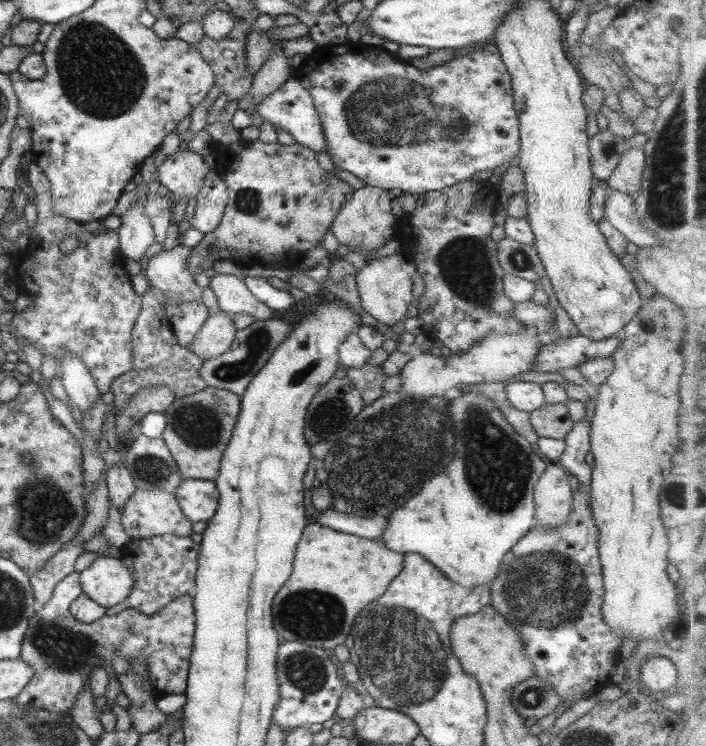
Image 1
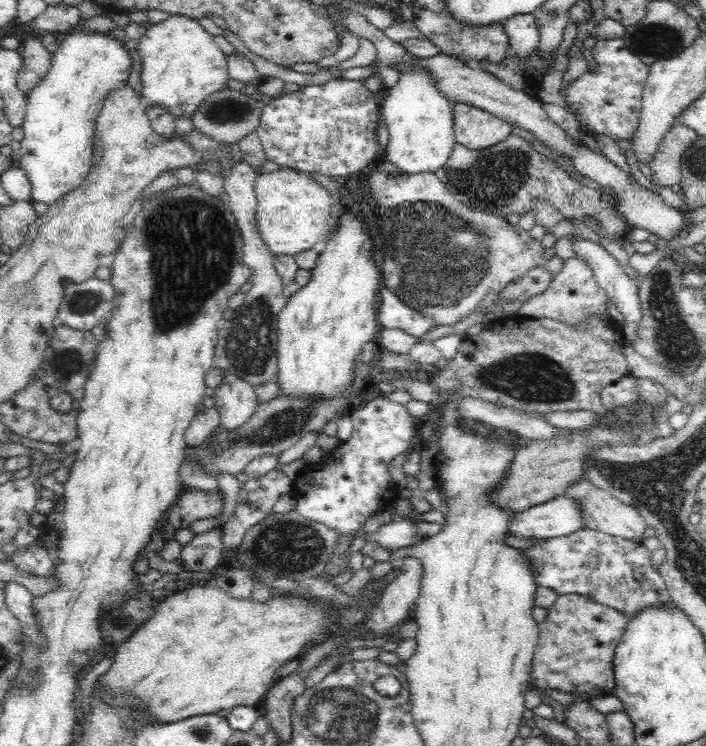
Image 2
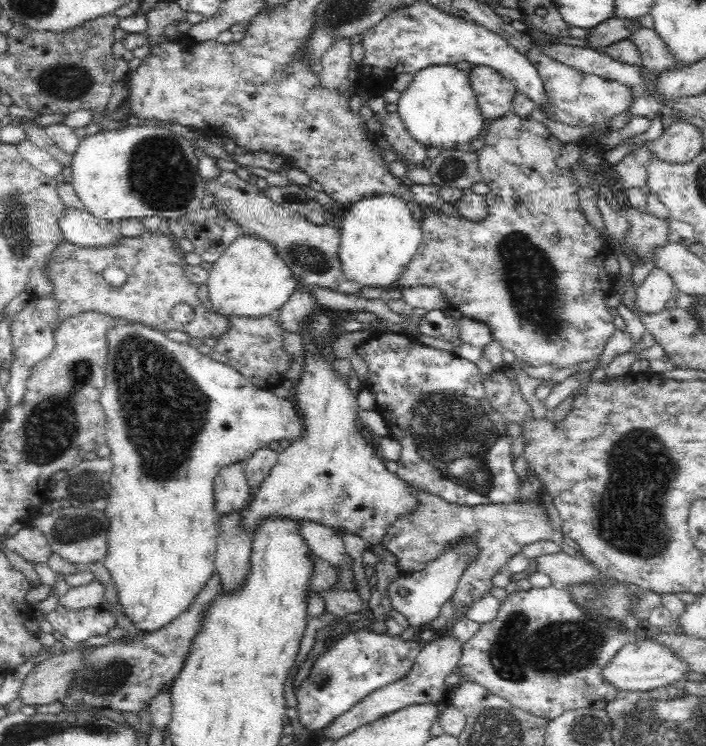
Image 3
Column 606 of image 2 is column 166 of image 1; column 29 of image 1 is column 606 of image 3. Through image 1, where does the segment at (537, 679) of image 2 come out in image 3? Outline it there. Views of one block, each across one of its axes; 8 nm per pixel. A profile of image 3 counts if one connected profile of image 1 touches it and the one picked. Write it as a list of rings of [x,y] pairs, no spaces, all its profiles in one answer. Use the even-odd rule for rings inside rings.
[[[550,583],[544,588],[514,591],[500,601],[498,614],[490,622],[478,625],[478,631],[465,643],[457,670],[468,681],[506,699],[514,708],[551,721],[568,710],[605,709],[620,690],[607,682],[603,673],[617,653],[640,635],[640,631],[621,628],[608,618],[589,616],[575,602],[568,587]]]

